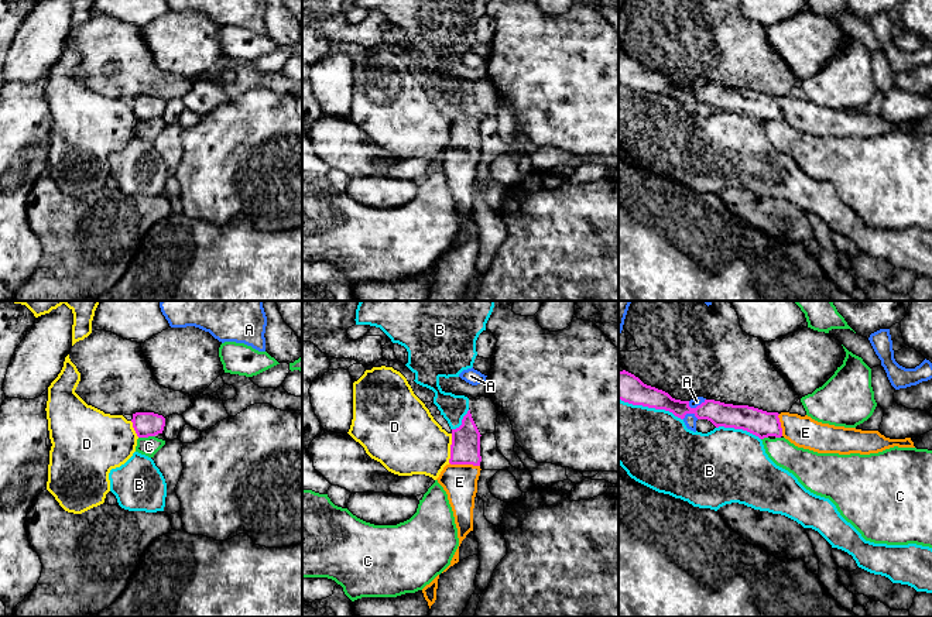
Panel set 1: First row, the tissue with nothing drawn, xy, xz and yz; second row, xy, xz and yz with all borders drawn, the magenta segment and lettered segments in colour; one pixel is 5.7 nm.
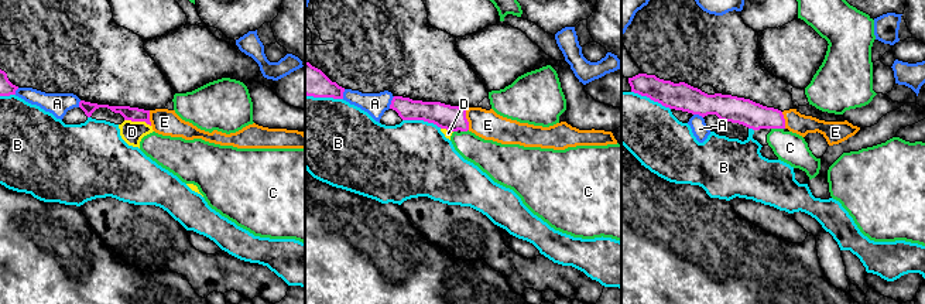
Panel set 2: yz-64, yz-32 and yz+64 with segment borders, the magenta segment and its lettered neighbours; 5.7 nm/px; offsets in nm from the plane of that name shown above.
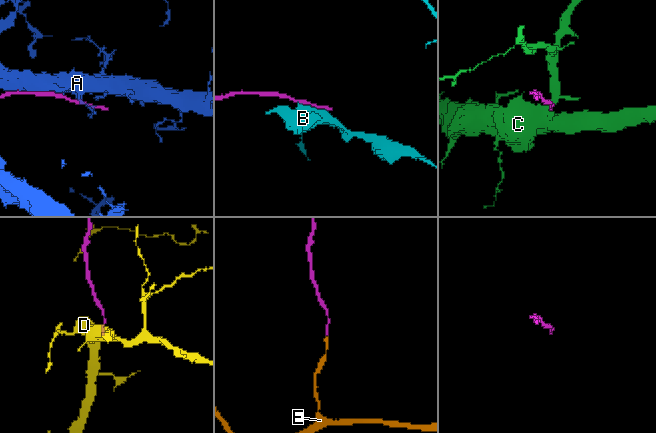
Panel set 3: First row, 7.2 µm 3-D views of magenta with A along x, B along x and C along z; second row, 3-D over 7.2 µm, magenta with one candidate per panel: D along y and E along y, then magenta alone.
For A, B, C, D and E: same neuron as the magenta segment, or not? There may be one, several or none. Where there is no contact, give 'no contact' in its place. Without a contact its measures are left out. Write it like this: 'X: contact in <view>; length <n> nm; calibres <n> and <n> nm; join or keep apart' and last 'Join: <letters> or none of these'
A: contact in yz; length 110 nm; calibres 140 and 50 nm; keep apart
B: contact in yz; length 380 nm; calibres 160 and 420 nm; keep apart
C: contact in xy; length 100 nm; calibres 140 and 110 nm; keep apart
D: contact in xz; length 170 nm; calibres 170 and 380 nm; keep apart
E: contact in xz; length 180 nm; calibres 170 and 200 nm; join
Join: E

